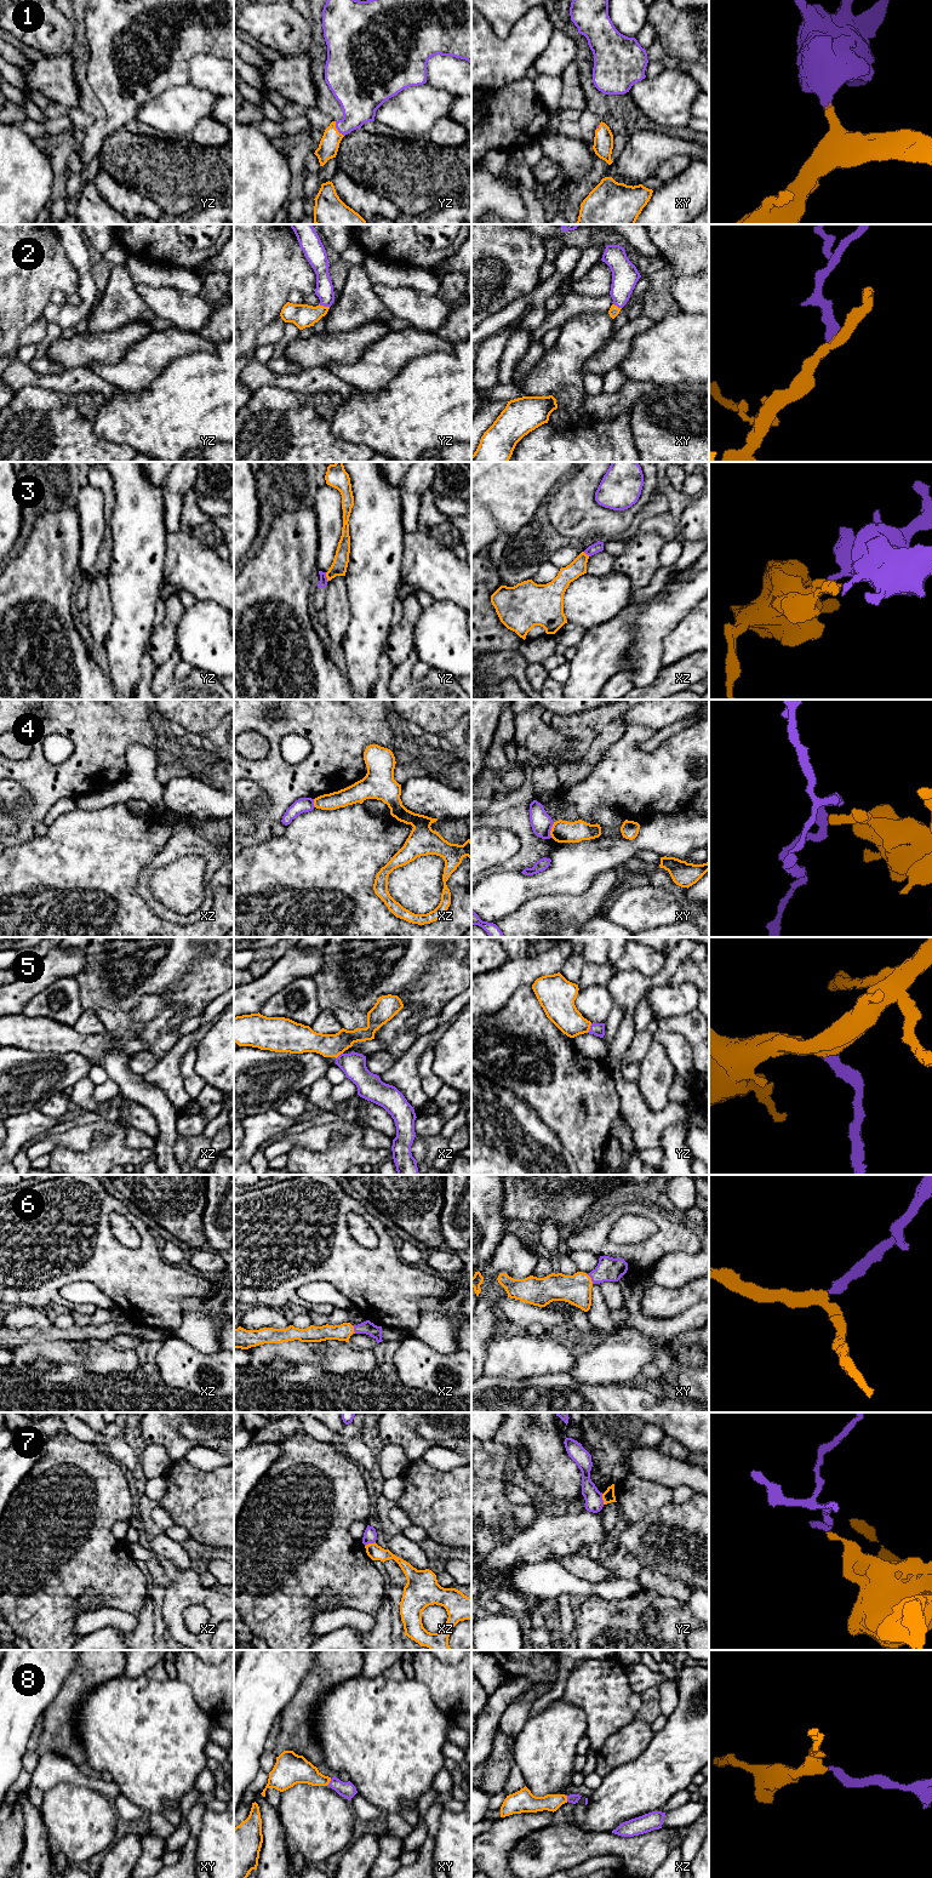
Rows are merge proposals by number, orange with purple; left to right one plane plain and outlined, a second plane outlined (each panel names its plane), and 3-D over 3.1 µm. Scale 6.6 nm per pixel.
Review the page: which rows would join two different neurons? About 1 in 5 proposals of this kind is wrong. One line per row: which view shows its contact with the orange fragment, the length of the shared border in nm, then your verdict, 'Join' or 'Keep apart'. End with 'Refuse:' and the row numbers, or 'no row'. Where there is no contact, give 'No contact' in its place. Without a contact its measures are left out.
1: Touches orange in yz. Shared border 120 nm. Join
2: Touches orange in yz. Shared border 80 nm. Join
3: Touches orange in yz. Shared border 70 nm. Keep apart
4: Touches orange in xy. Shared border 110 nm. Keep apart
5: Touches orange in yz. Shared border 70 nm. Join
6: Touches orange in xy. Shared border 80 nm. Join
7: Touches orange in xz. Shared border 80 nm. Keep apart
8: Touches orange in xy. Shared border 50 nm. Join
Refuse: 3, 4, 7

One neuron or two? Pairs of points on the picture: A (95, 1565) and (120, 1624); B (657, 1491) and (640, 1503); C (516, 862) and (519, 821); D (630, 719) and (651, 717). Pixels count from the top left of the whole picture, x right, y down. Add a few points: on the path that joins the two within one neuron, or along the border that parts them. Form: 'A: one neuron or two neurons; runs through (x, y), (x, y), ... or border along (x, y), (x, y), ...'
A: two neurons; border along (104, 1607), (133, 1614)
B: one neuron; runs through (653, 1495), (649, 1495), (644, 1500)
C: one neuron; runs through (525, 852), (524, 831)
D: one neuron; runs through (635, 717), (646, 717)

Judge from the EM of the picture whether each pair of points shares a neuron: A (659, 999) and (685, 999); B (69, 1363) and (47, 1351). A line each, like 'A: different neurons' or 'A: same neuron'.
A: same neuron
B: same neuron

